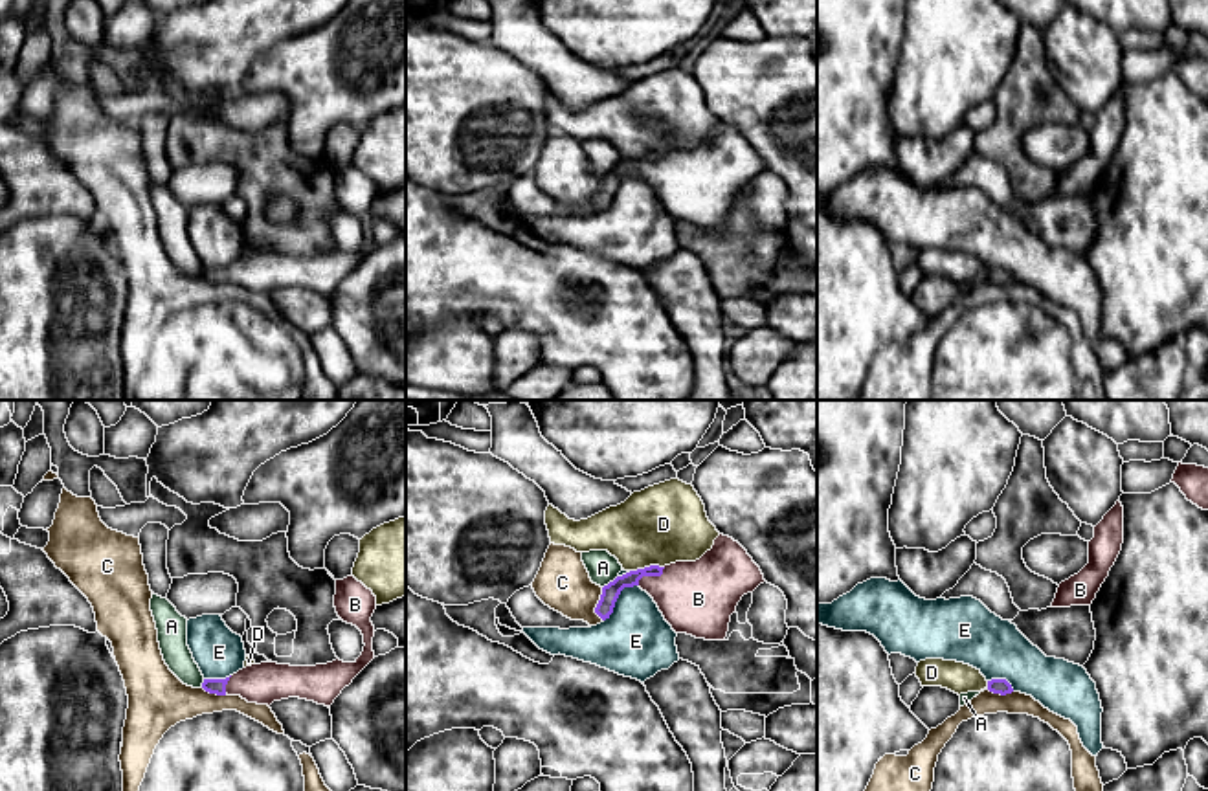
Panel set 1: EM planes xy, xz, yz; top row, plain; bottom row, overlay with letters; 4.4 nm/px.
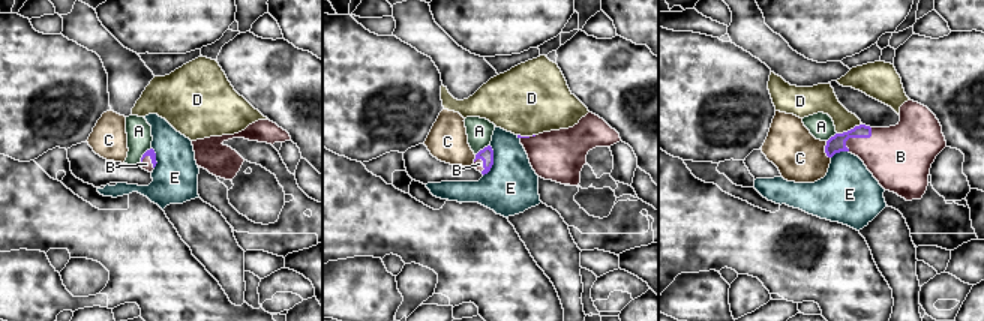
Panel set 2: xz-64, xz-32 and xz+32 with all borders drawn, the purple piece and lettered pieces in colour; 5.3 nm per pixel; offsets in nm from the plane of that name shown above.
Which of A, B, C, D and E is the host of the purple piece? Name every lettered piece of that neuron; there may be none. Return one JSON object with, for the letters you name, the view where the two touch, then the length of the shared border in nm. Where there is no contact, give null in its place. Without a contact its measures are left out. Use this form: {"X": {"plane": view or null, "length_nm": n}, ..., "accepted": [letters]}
{"B": {"plane": "xz", "length_nm": 150}, "accepted": ["B"]}

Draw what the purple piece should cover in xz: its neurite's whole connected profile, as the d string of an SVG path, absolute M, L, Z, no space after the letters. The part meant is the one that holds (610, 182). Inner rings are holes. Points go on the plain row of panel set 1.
M720 123L696 150L650 154L617 165L602 176L595 202L606 209L624 176L646 180L676 222L705 229L725 229L731 204L744 184L764 173L760 156L747 139Z

